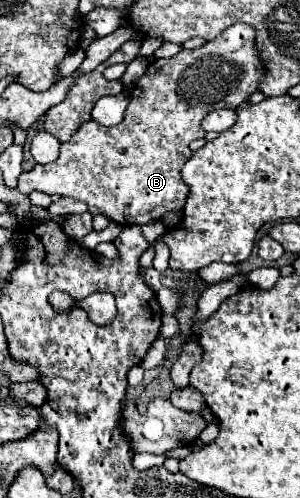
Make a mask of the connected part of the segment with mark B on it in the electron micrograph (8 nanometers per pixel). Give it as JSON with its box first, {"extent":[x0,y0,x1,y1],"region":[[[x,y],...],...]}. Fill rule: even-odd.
{"extent":[17,23,263,225],"region":[[[241,23],[231,25],[219,37],[193,51],[179,51],[171,59],[155,59],[145,75],[131,89],[131,103],[119,125],[103,127],[97,121],[83,123],[73,137],[61,145],[57,161],[47,165],[35,165],[29,173],[21,173],[17,189],[21,193],[59,193],[61,197],[73,197],[89,205],[91,215],[105,213],[119,225],[143,225],[163,219],[165,213],[179,213],[185,207],[189,185],[181,177],[183,165],[191,157],[189,143],[203,137],[201,119],[215,109],[237,109],[245,99],[257,91],[263,75],[261,61],[255,51],[255,29]]]}

